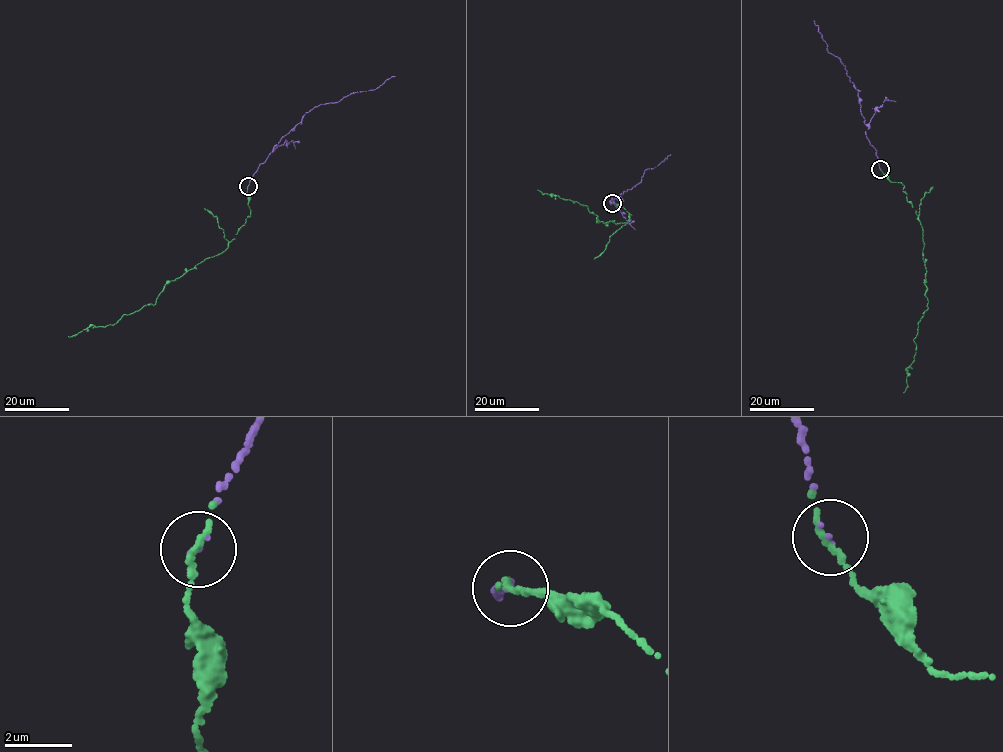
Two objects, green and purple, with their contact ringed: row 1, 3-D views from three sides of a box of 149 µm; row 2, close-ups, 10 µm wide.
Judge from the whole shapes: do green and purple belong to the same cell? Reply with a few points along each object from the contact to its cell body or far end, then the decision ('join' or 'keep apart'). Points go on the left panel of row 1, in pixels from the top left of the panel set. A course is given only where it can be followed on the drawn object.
green via (248, 186), (250, 215), (221, 253), (168, 283), (155, 304), (124, 314), (112, 325), (90, 325), (68, 336) | purple via (248, 186), (259, 165), (305, 113), (320, 104), (338, 102), (353, 93), (375, 89), (395, 76) | join

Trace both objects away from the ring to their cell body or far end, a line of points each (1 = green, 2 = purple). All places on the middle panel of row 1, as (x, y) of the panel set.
1: (612, 203), (629, 213), (630, 221), (597, 221), (598, 216), (586, 205), (538, 189)
2: (612, 203), (612, 198), (613, 202), (621, 199), (621, 194), (641, 181), (644, 171), (670, 154)

